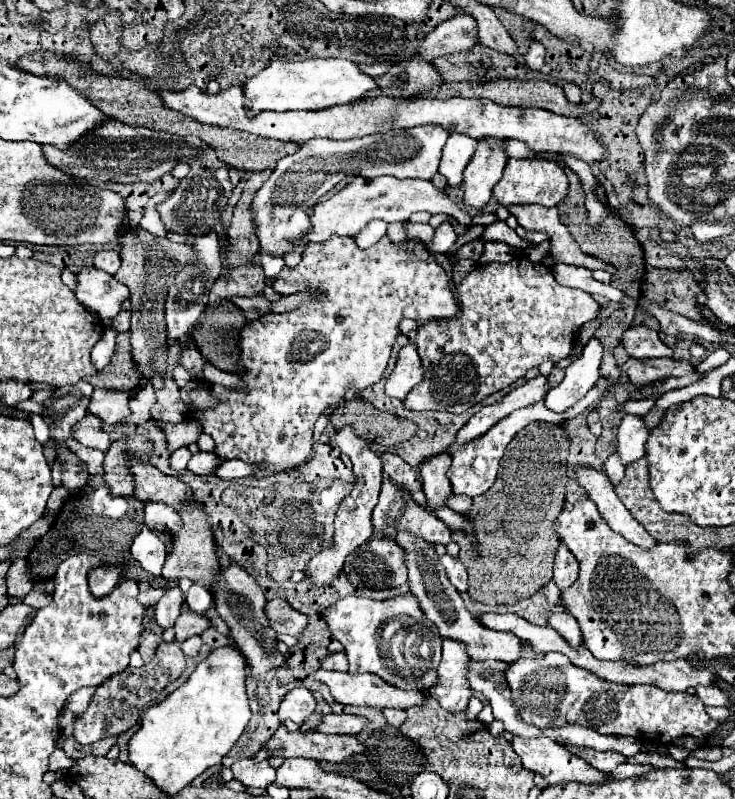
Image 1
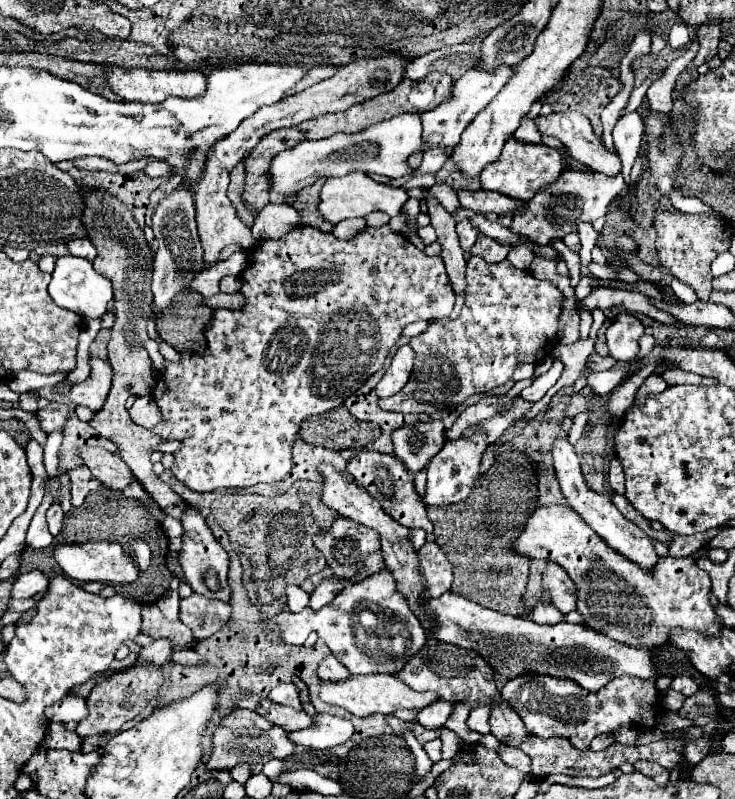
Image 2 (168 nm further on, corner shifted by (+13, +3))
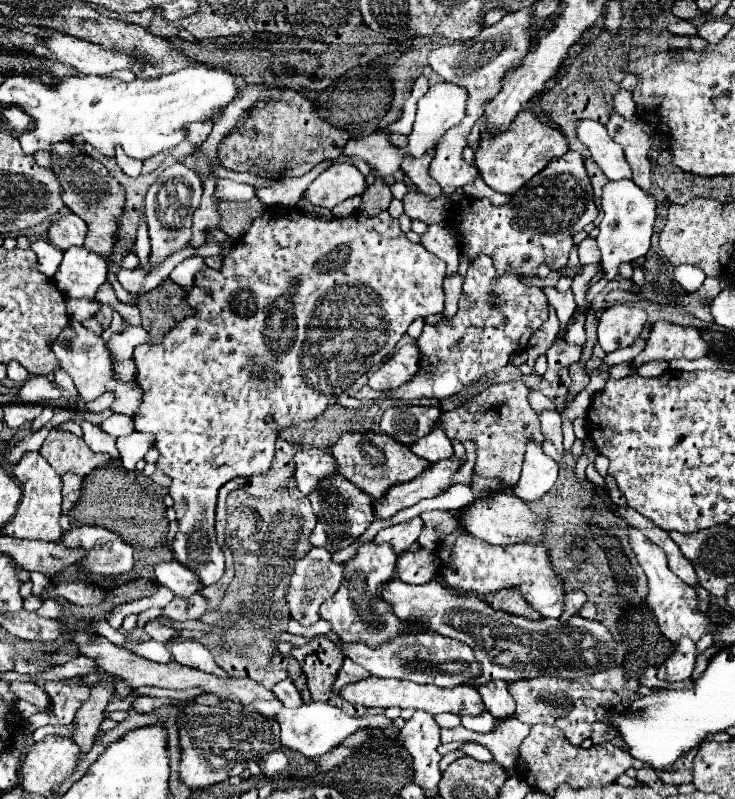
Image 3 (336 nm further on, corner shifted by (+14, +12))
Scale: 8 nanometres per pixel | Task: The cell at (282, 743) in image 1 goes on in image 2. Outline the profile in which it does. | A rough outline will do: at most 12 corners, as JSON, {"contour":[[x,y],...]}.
{"contour":[[232,709],[220,721],[226,727],[272,727],[262,715]]}

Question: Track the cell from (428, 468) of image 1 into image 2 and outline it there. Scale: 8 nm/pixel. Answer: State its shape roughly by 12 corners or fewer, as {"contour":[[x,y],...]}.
{"contour":[[442,421],[392,431],[394,455],[416,475],[444,445]]}

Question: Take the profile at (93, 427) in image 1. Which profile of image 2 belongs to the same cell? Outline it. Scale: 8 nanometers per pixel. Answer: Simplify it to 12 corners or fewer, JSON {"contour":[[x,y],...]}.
{"contour":[[52,401],[38,411],[42,431],[64,429],[72,411],[68,405]]}

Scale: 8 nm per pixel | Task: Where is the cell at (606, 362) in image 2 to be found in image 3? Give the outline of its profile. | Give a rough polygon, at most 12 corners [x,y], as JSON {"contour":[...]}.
{"contour":[[555,342],[545,352],[547,372],[579,362],[583,346]]}

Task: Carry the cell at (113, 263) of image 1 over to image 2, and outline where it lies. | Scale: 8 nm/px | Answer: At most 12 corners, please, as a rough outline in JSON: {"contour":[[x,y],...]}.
{"contour":[[86,237],[66,243],[72,255],[94,261],[96,249]]}

